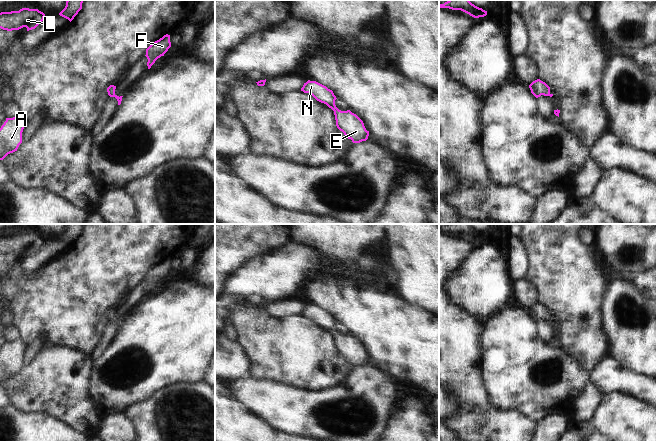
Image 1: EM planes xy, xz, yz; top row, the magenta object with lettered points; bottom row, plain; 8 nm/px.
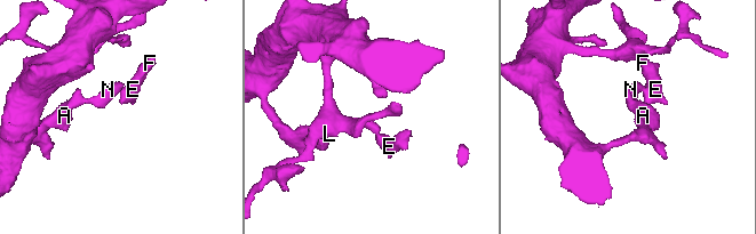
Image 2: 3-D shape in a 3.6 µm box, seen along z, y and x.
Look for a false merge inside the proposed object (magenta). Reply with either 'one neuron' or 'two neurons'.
one neuron

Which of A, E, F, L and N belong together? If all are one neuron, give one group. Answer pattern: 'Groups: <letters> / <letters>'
Groups: A E F L N.

